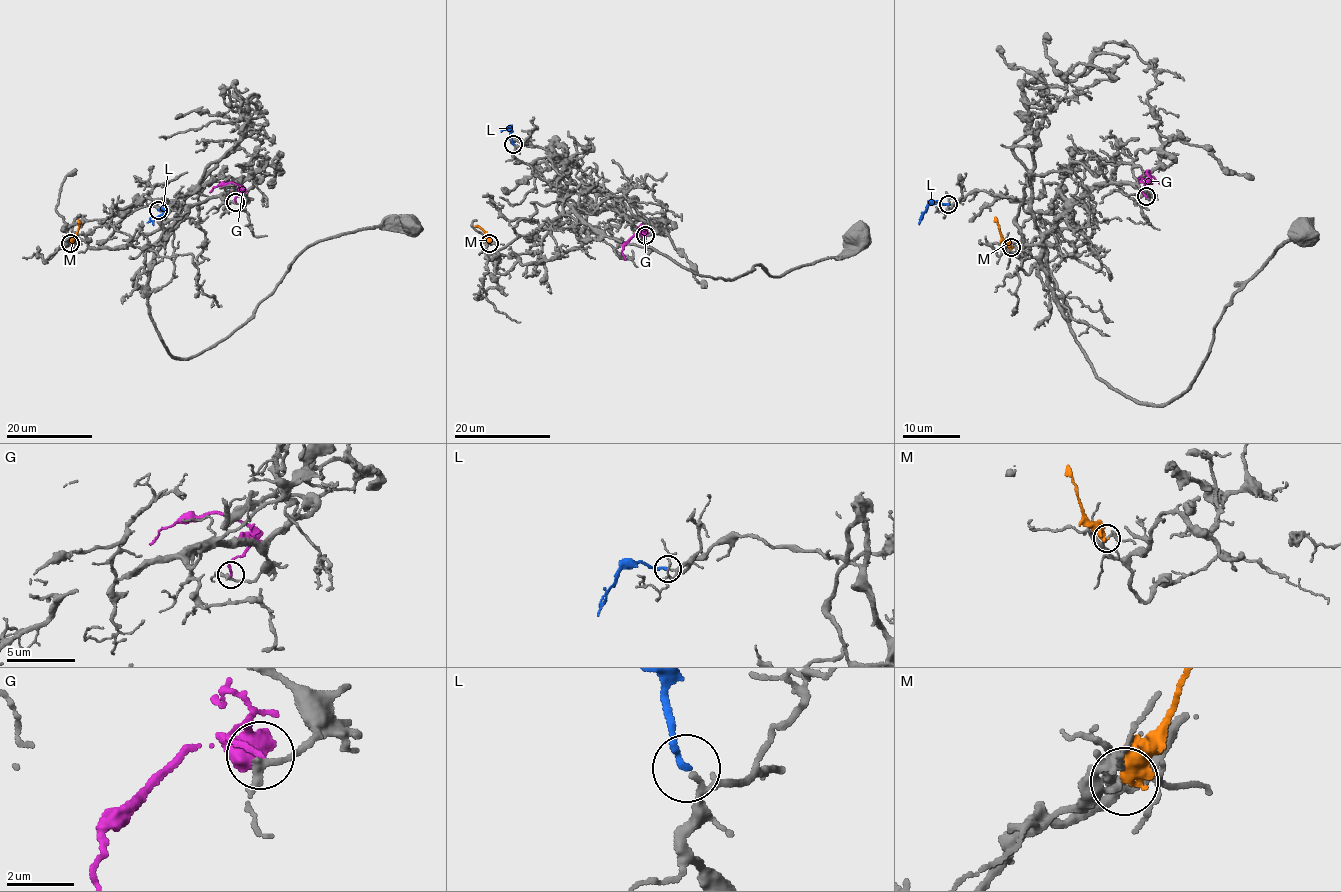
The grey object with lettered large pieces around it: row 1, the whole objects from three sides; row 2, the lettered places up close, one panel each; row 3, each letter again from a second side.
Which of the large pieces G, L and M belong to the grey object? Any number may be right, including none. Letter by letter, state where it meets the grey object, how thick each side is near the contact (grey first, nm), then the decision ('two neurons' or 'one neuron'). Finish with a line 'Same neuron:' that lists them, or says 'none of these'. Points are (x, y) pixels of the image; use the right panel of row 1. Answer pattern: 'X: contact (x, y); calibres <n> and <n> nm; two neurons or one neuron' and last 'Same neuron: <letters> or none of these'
G: contact (1146, 196); calibres 220 and 170 nm; two neurons
L: contact (948, 204); calibres 140 and 200 nm; one neuron
M: contact (1011, 247); calibres 170 and 400 nm; two neurons
Same neuron: L

